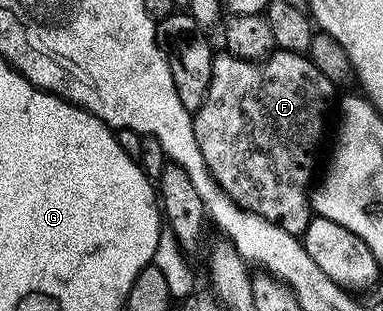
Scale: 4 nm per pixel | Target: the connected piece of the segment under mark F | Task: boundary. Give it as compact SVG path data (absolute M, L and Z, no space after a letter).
M279 49L264 57L261 61L246 61L240 57L234 57L226 51L216 52L211 59L211 82L209 83L209 91L205 95L205 103L201 103L201 107L193 115L193 120L195 122L195 134L197 135L197 147L201 147L205 167L209 167L213 179L225 191L225 195L229 195L229 199L236 201L242 209L247 209L250 213L256 213L261 219L265 219L285 231L296 235L305 232L313 216L311 194L313 192L313 182L316 180L315 160L319 157L319 148L322 147L323 136L327 133L327 116L330 113L332 116L333 106L337 101L335 93L337 93L337 86L329 79L325 79L325 75L321 75L321 71L317 71L317 67L311 62L310 56Z

